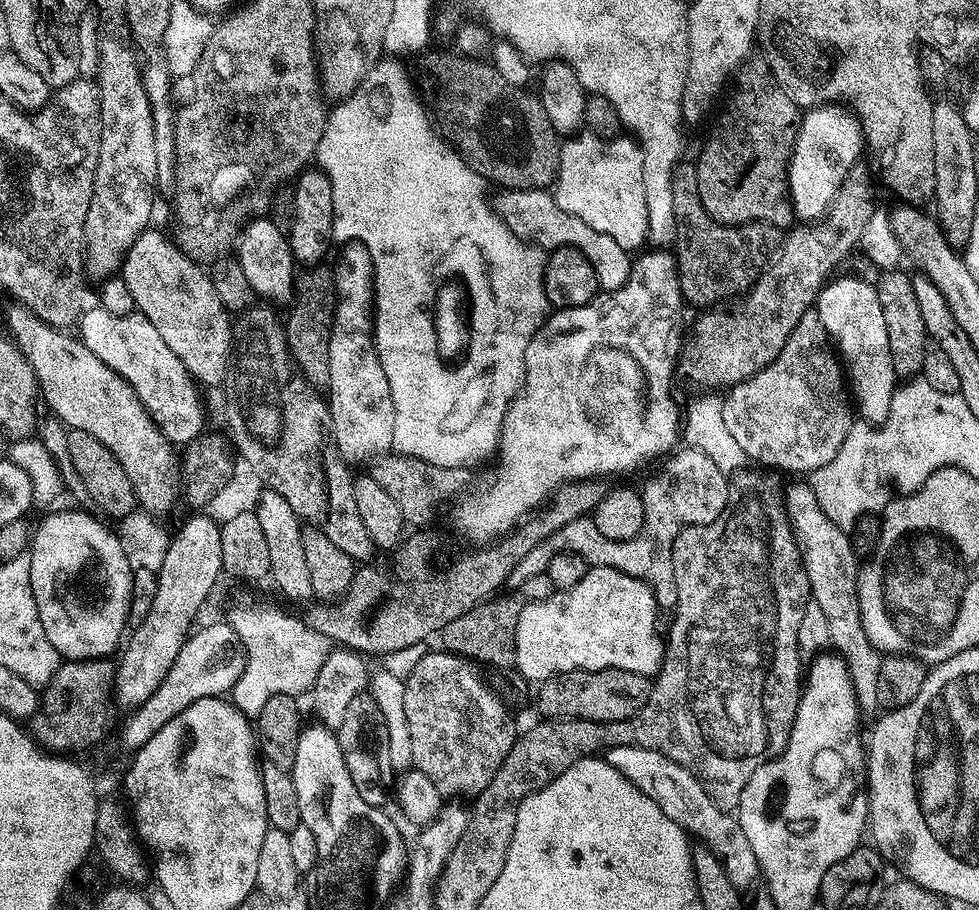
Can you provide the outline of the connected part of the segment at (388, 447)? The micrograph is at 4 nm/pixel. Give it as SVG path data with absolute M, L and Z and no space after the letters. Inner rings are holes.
M348 242L343 245L340 257L336 260L334 269L335 285L335 312L332 318L332 332L329 334L329 382L326 387L326 399L330 418L332 419L330 436L338 446L341 456L349 462L355 460L368 460L371 456L380 456L383 452L391 453L394 448L394 398L390 394L390 382L386 380L386 370L382 370L382 362L379 354L376 353L376 342L374 339L374 273L372 270L372 259L364 244Z

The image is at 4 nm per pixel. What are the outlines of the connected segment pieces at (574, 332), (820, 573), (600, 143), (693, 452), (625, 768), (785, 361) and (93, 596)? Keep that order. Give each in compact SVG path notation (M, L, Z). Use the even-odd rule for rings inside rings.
M671 251L668 252L648 252L645 256L636 256L632 261L632 269L630 270L630 278L624 284L624 287L614 290L613 292L604 294L597 294L591 302L583 304L577 308L562 308L553 311L551 315L545 319L544 324L534 334L534 338L530 342L530 346L526 346L526 370L524 372L524 383L516 397L511 404L507 405L512 409L512 428L516 428L516 432L520 432L520 436L524 436L524 440L528 440L528 444L524 444L524 448L536 448L536 456L540 456L542 462L542 472L539 474L539 481L541 484L546 484L553 480L587 480L589 478L601 478L600 476L608 476L611 472L628 472L631 468L636 468L643 462L647 456L656 456L659 452L668 454L677 447L676 436L678 440L678 433L682 428L682 412L681 409L676 409L676 400L672 397L672 382L674 383L674 373L676 371L677 357L680 355L682 349L682 339L680 340L680 315L683 314L684 308L686 309L686 301L680 295L680 275L676 269L676 257Z
M809 481L786 484L783 493L784 508L800 541L801 563L811 584L811 599L818 602L828 622L829 643L847 664L848 677L859 707L874 708L877 705L878 674L881 672L882 656L879 649L873 647L866 636L865 627L862 626L860 600L857 598L860 564L856 562L858 558L851 547L850 538L824 512L825 507L814 494Z
M591 134L580 135L573 135L560 145L560 171L556 173L554 185L558 206L566 214L582 218L586 226L610 234L618 246L635 250L650 236L646 190L642 186L644 154L640 145L632 138L599 140Z
M679 447L665 460L667 461L662 468L641 489L640 493L643 498L642 529L628 541L611 539L608 544L612 542L612 548L616 548L616 552L620 552L620 548L628 548L628 556L632 556L632 560L640 560L640 564L632 564L632 568L636 568L636 572L630 573L629 576L643 580L649 587L652 587L657 601L662 602L663 599L666 599L668 602L674 602L677 598L677 590L672 560L673 544L684 528L690 525L706 525L718 518L718 515L728 505L730 480L716 466L716 462L696 448Z
M636 745L609 748L604 758L636 788L652 798L656 805L663 807L664 813L672 822L705 844L724 863L726 878L730 878L736 888L747 890L758 880L761 870L739 819L733 813L721 811L710 798L704 784L688 768L678 765L660 752Z
M815 310L802 314L781 352L760 371L760 396L764 396L764 400L752 400L752 404L756 404L756 412L752 412L752 416L744 416L744 412L736 416L736 412L732 412L732 408L736 408L736 396L728 392L723 397L728 403L728 412L722 410L726 427L739 446L744 444L742 450L748 448L745 454L749 461L757 460L760 463L757 465L768 470L778 470L784 464L779 470L784 474L811 474L814 470L826 466L826 462L830 462L834 454L838 454L842 442L846 442L846 434L854 423L852 412L848 409L850 396L846 391L846 372L830 343L828 331L822 326L820 316ZM776 380L780 380L780 384L788 384L788 388L784 388L784 392L776 392Z
M56 512L53 516L45 518L44 522L35 529L33 540L30 544L30 586L34 594L34 602L38 606L38 618L42 618L42 630L46 630L46 638L50 638L50 646L58 650L65 661L73 660L98 660L111 657L121 647L122 637L126 632L128 622L128 607L132 597L132 574L130 564L126 560L120 545L120 537L103 524L103 519L95 520L88 512Z

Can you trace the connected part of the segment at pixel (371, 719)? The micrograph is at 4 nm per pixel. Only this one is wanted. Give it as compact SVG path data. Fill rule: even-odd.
M362 691L351 700L350 706L346 706L346 718L338 729L338 739L346 758L346 770L350 770L354 790L358 790L362 802L370 802L370 806L375 808L387 805L390 734L375 696Z

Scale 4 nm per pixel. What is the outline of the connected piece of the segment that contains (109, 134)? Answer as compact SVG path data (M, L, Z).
M109 58L99 65L100 157L94 194L84 223L84 271L92 282L103 282L121 271L127 252L149 227L152 192L158 158L154 150L152 107L142 86L140 68L128 58L115 64Z

